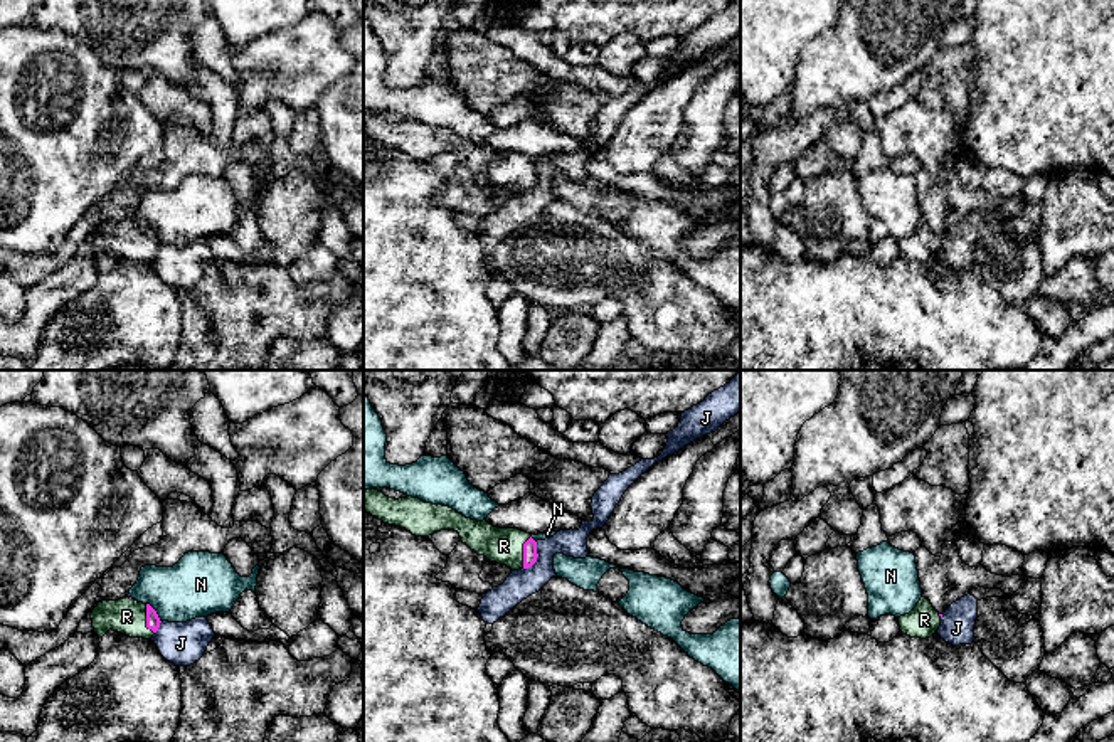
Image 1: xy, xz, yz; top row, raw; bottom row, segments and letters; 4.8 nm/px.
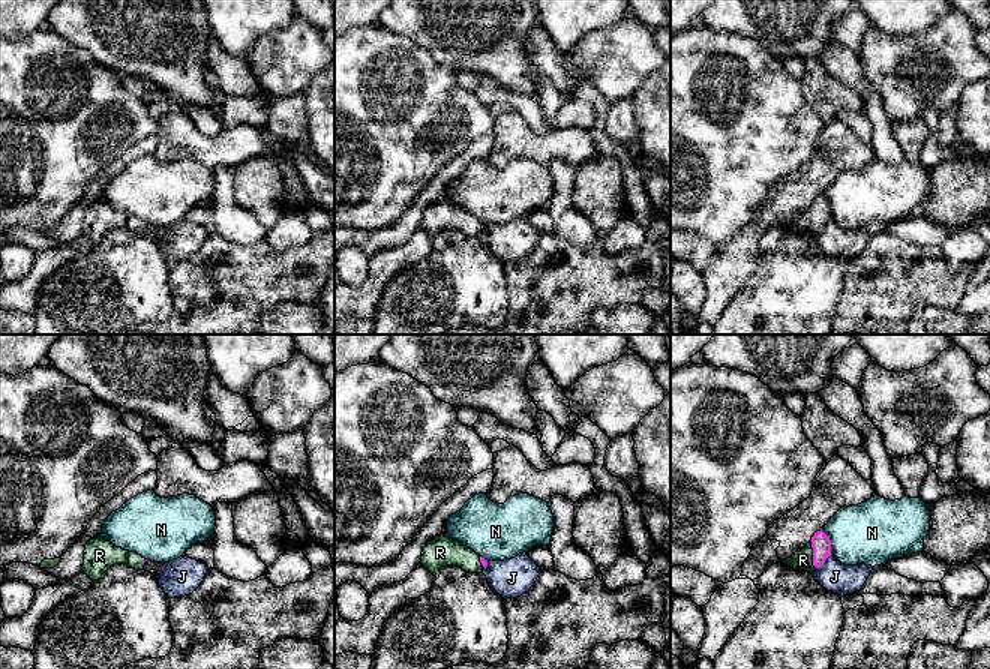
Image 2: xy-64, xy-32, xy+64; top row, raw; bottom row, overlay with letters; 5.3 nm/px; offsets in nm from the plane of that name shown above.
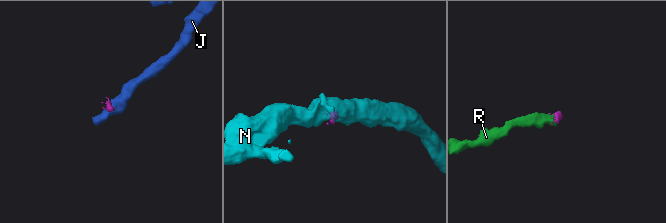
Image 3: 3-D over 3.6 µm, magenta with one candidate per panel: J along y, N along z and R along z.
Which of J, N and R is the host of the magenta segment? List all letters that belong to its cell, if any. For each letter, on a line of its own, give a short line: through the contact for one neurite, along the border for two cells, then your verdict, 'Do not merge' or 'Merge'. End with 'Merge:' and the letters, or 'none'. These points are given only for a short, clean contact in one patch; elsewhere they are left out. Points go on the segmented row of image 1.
J: Line: xz (537, 542), (537, 559), (524, 569). Do not merge
N: Line: xy (147, 603), (160, 621). Do not merge
R: Line: xz (530, 554), (524, 552), (503, 545). Merge
Merge: R

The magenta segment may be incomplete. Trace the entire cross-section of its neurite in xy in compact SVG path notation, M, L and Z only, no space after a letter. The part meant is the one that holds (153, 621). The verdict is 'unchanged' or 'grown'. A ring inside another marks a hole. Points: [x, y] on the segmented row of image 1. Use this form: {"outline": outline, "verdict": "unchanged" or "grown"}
{"outline": "M130 597L103 601L91 612L94 633L103 638L109 629L130 638L151 639L160 628L160 617L150 604Z", "verdict": "grown"}

